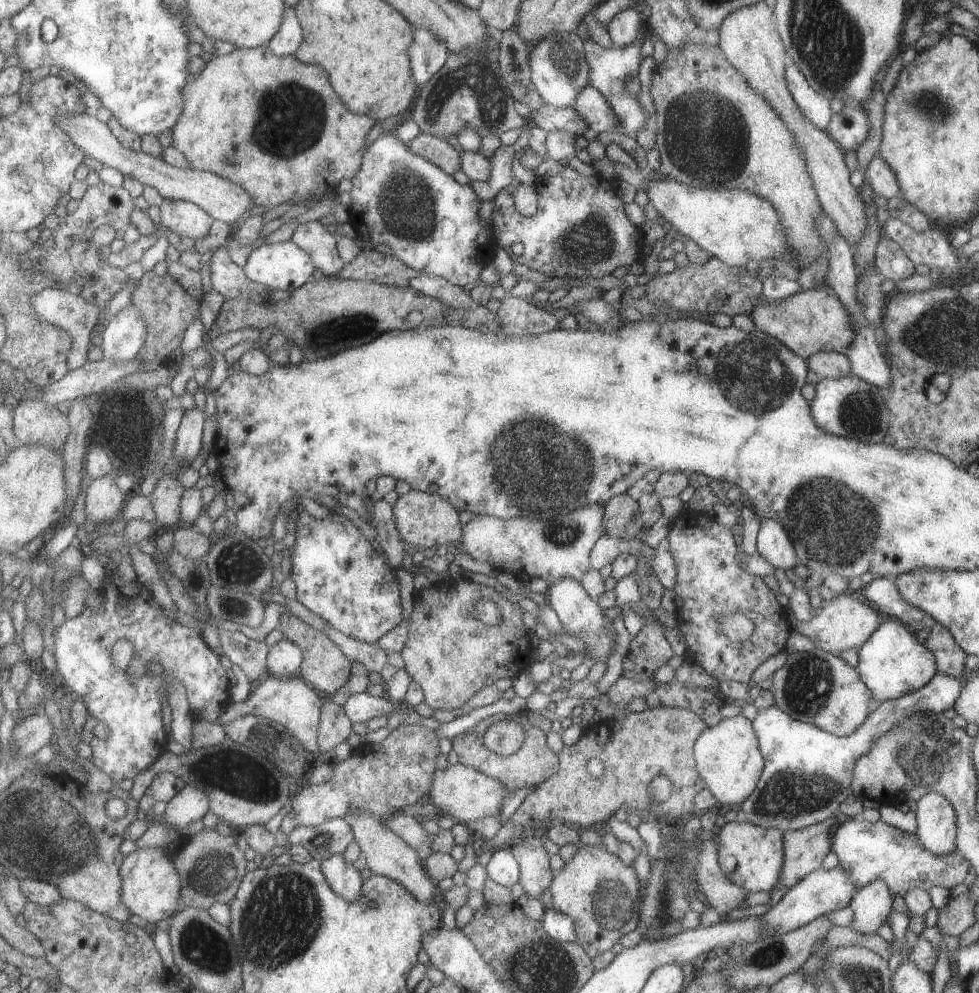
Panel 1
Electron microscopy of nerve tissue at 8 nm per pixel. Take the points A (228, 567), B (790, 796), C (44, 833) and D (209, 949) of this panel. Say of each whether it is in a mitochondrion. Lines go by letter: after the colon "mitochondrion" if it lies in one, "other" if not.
A: mitochondrion
B: mitochondrion
C: mitochondrion
D: mitochondrion

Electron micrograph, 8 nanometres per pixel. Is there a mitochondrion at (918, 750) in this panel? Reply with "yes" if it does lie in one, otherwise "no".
yes

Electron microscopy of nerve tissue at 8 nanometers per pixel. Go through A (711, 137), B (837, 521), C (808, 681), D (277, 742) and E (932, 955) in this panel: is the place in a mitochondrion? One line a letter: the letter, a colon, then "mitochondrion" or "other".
A: mitochondrion
B: mitochondrion
C: mitochondrion
D: mitochondrion
E: other

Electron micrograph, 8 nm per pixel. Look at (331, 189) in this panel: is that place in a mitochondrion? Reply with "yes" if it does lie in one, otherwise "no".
no

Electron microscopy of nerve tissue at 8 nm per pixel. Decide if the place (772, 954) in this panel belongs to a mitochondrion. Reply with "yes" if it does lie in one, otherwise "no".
yes

